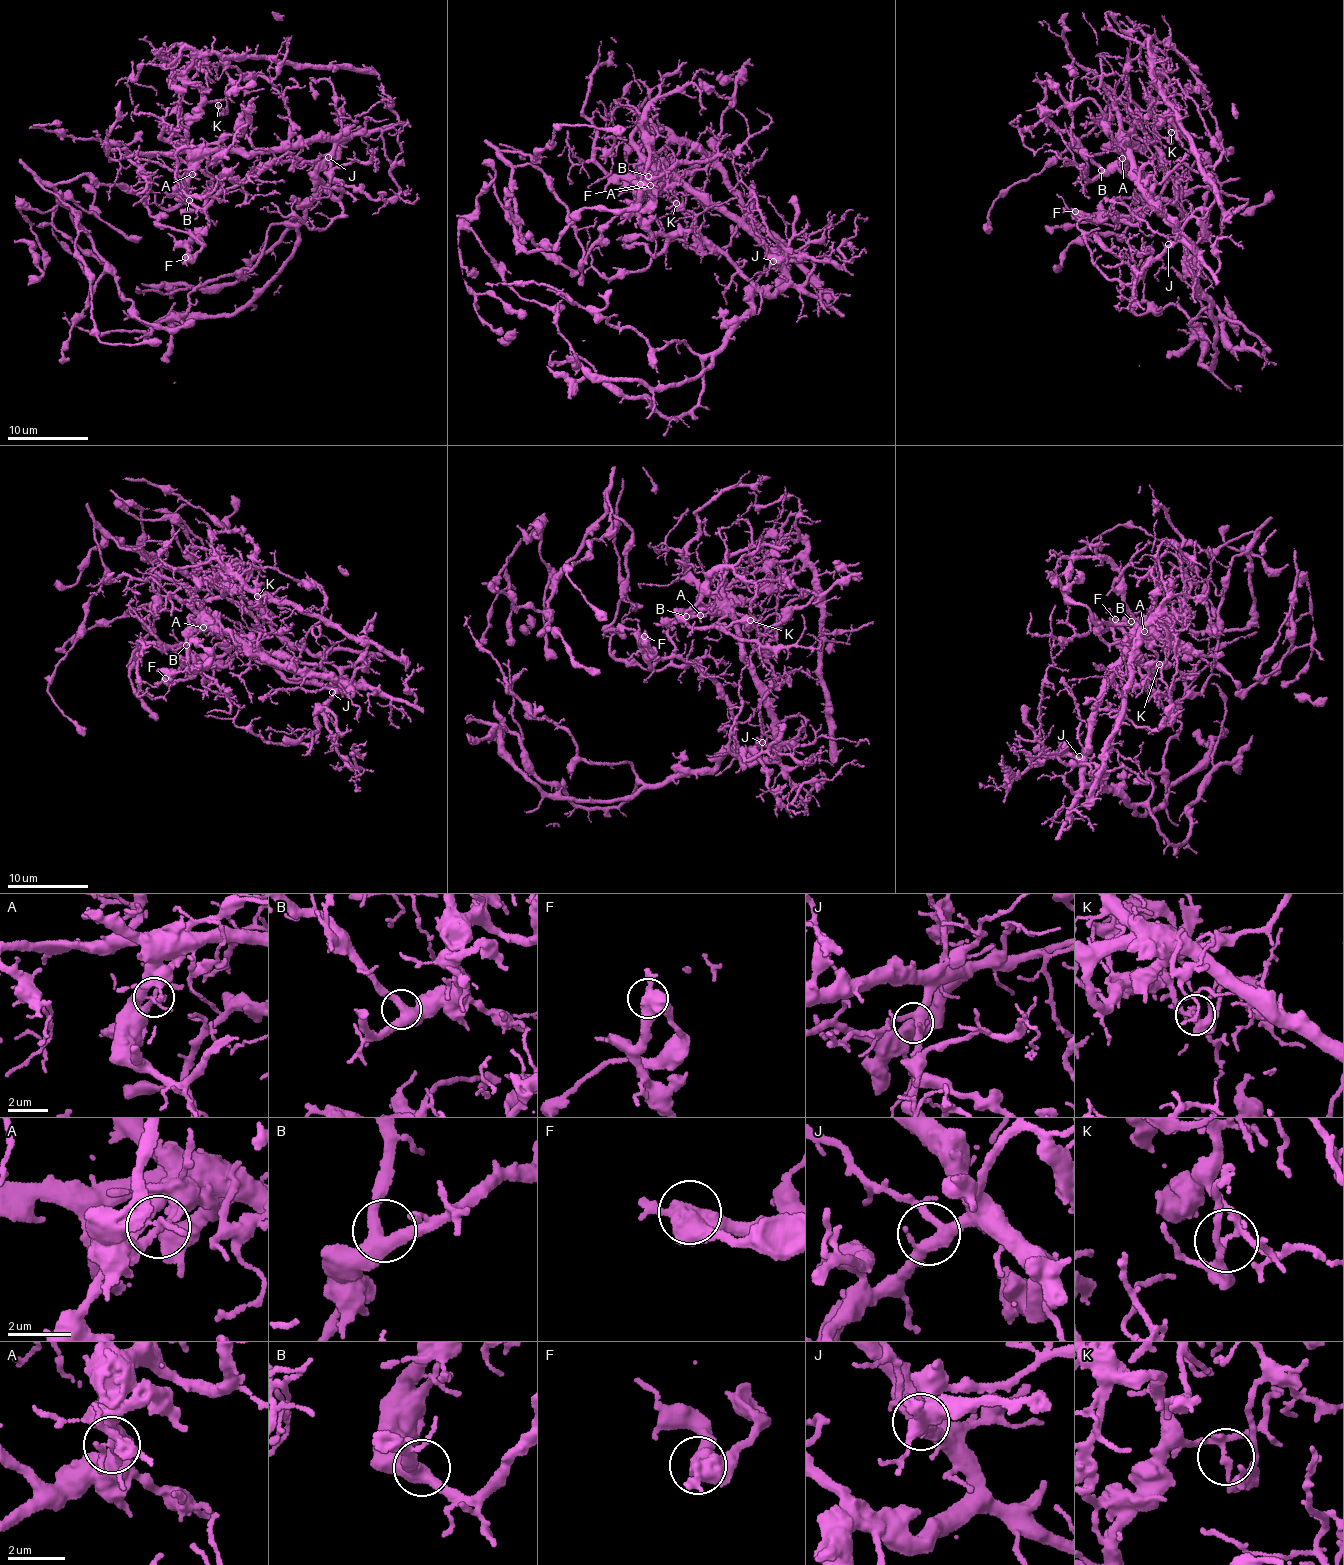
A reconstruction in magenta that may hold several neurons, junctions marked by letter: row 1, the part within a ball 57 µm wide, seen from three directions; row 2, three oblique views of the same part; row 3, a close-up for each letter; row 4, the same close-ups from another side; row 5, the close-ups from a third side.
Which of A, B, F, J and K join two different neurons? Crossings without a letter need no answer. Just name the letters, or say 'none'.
A, F, K

